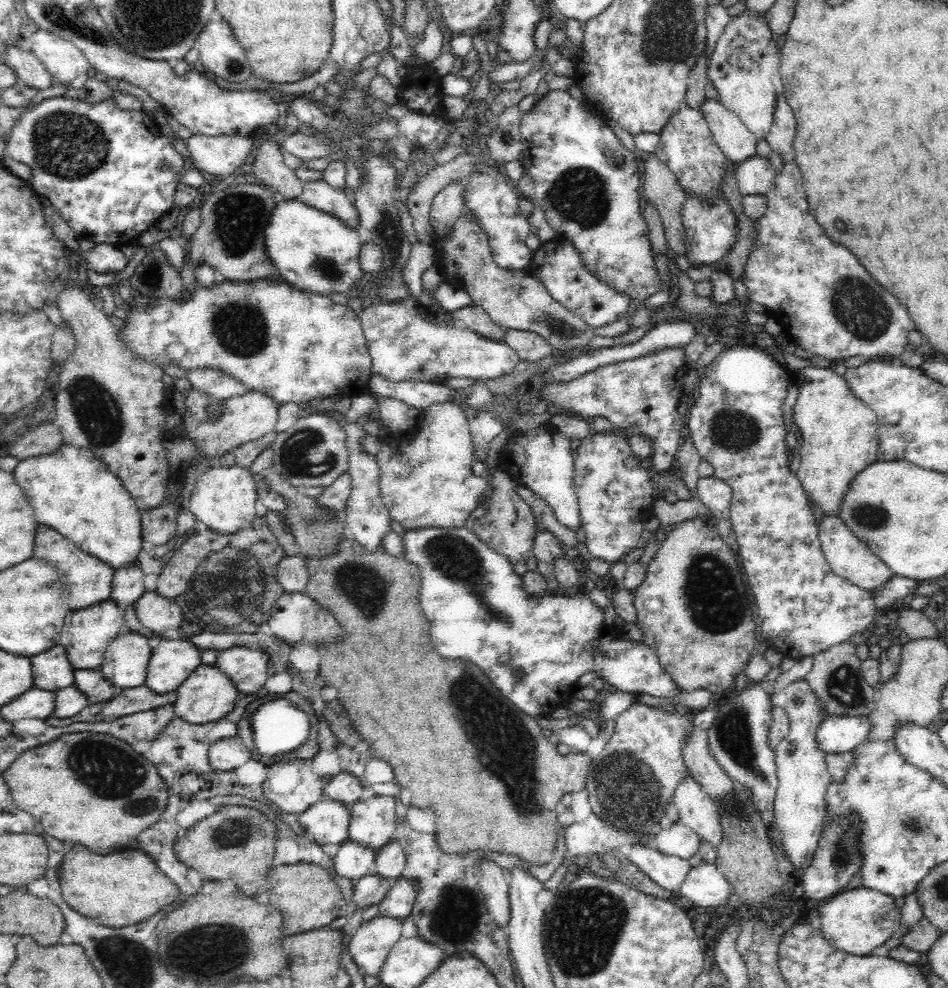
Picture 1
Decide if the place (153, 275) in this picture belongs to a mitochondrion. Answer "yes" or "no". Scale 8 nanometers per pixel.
yes

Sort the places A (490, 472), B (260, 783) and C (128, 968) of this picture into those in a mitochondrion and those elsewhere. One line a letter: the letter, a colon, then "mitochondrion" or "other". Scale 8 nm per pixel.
A: other
B: other
C: mitochondrion

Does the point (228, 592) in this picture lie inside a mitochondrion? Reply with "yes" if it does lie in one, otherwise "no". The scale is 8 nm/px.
yes

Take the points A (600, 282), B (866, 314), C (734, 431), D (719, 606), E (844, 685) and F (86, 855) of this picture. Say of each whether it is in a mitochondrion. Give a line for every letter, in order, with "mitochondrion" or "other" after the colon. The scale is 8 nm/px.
A: other
B: mitochondrion
C: mitochondrion
D: mitochondrion
E: mitochondrion
F: other

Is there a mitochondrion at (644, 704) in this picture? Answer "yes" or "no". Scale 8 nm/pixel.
no

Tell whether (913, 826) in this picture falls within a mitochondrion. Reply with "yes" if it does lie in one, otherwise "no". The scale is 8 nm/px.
yes

